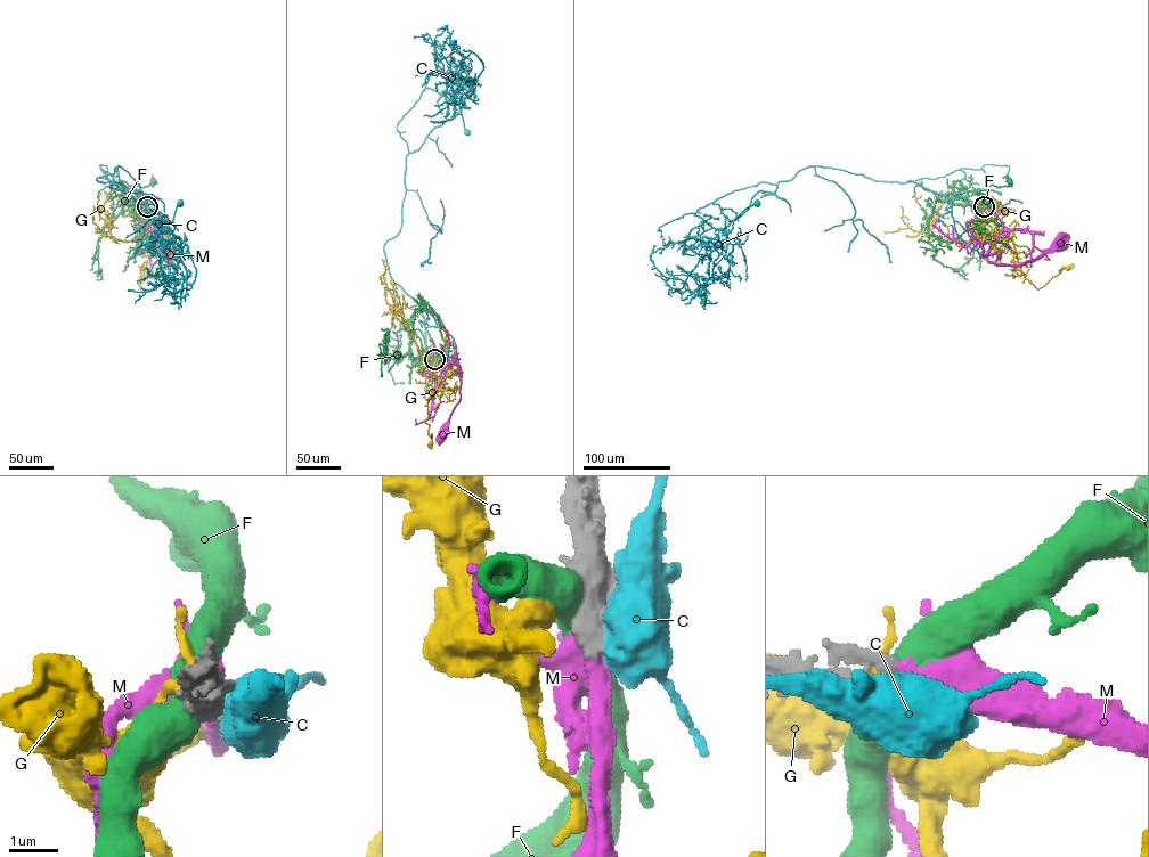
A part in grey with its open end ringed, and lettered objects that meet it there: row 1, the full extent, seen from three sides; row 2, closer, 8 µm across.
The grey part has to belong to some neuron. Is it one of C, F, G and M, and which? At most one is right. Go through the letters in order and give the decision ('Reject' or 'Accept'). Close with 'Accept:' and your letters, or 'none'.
C: Reject
F: Reject
G: Reject
M: Accept
Accept: M

